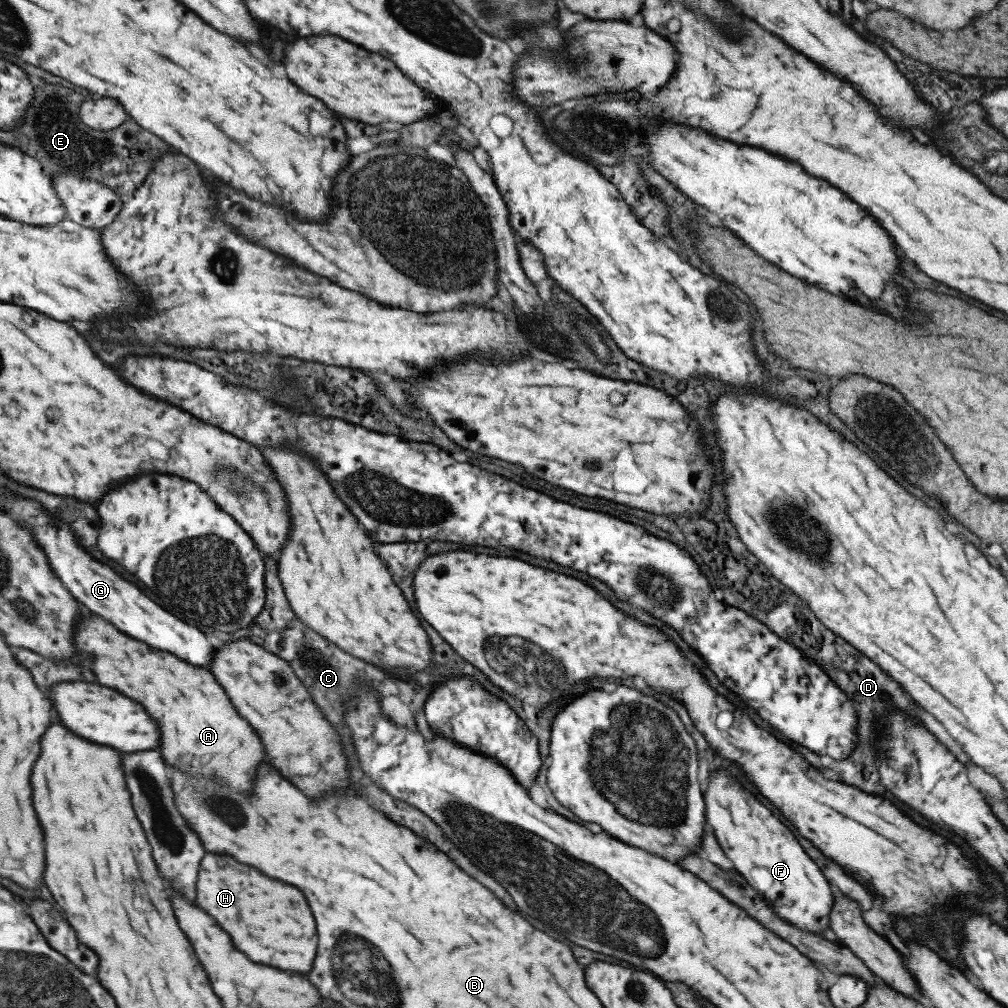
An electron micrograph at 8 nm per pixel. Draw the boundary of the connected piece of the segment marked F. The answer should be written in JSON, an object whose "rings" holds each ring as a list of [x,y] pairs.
{"rings":[[[711,772],[707,780],[707,791],[703,797],[706,824],[714,834],[724,855],[755,892],[758,892],[770,909],[781,919],[799,930],[819,934],[828,927],[828,914],[834,902],[829,883],[823,877],[815,862],[801,849],[797,840],[771,811],[759,803],[751,793],[745,791],[735,780],[723,772]]]}

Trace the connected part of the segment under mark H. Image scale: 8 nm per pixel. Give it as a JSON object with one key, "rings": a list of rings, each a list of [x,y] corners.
{"rings":[[[205,854],[201,858],[197,872],[197,906],[203,908],[219,928],[231,934],[229,938],[233,946],[251,962],[261,962],[281,970],[311,970],[317,935],[303,894],[285,882],[269,876],[265,878],[265,874],[253,870],[251,866],[233,862],[229,856],[223,858],[227,864],[217,868],[219,858],[222,859],[222,854]]]}

